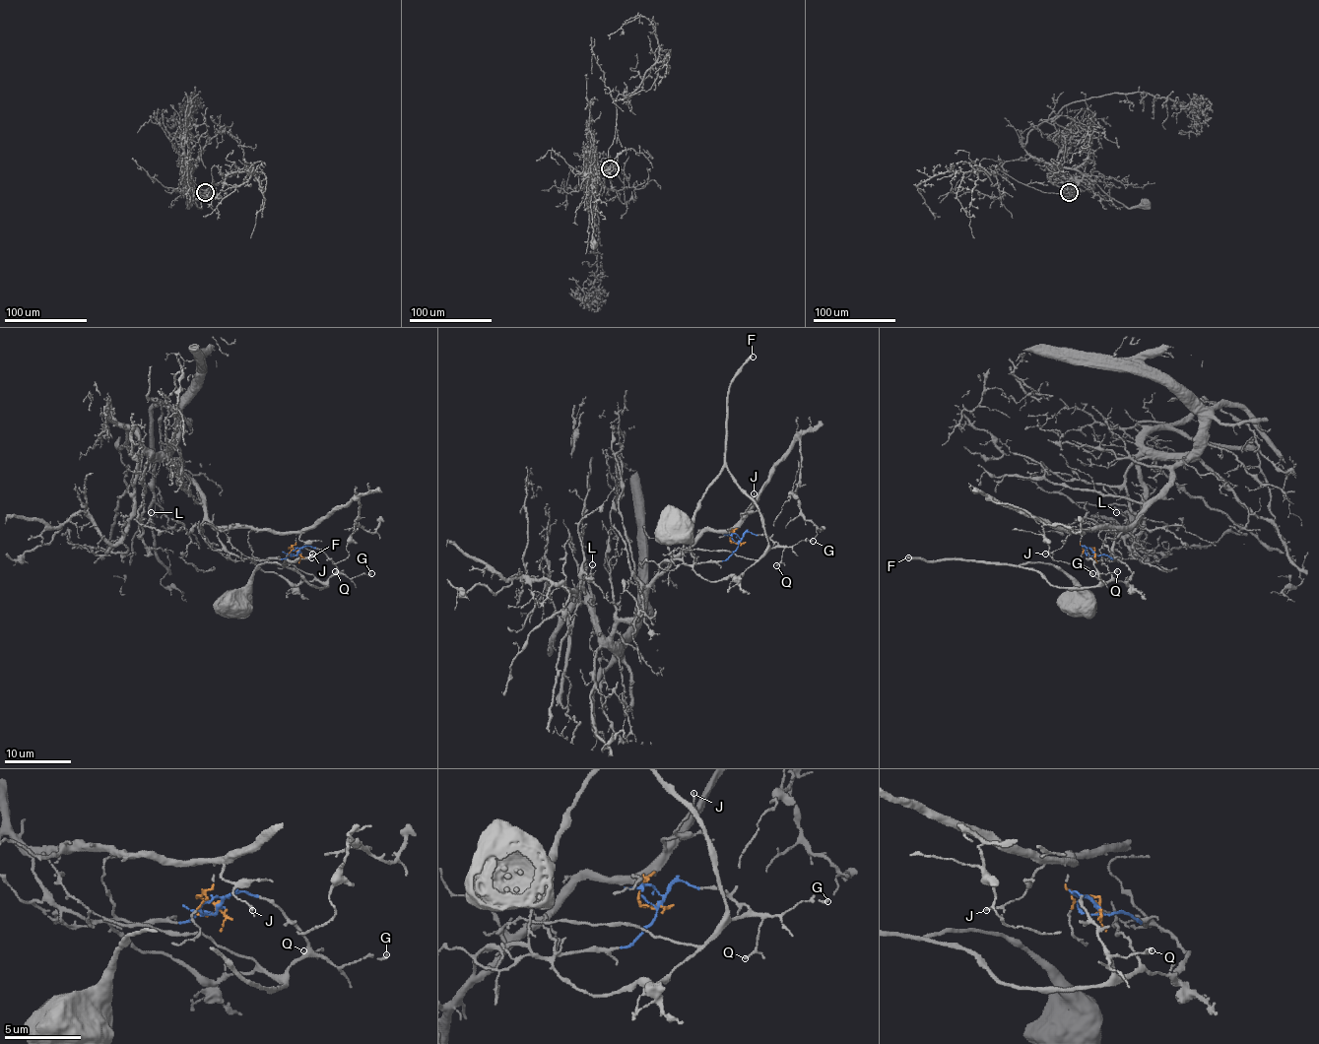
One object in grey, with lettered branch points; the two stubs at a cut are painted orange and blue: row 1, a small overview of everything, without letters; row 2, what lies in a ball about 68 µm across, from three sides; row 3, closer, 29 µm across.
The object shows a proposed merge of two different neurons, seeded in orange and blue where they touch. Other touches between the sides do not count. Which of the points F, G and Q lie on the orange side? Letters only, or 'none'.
none

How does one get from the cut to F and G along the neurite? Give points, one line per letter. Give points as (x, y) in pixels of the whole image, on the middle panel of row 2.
F: (739, 544), (748, 532), (777, 544), (769, 549), (758, 505), (726, 463), (727, 388), (733, 376), (753, 356)
G: (739, 544), (751, 532), (791, 547), (803, 540), (813, 540)

